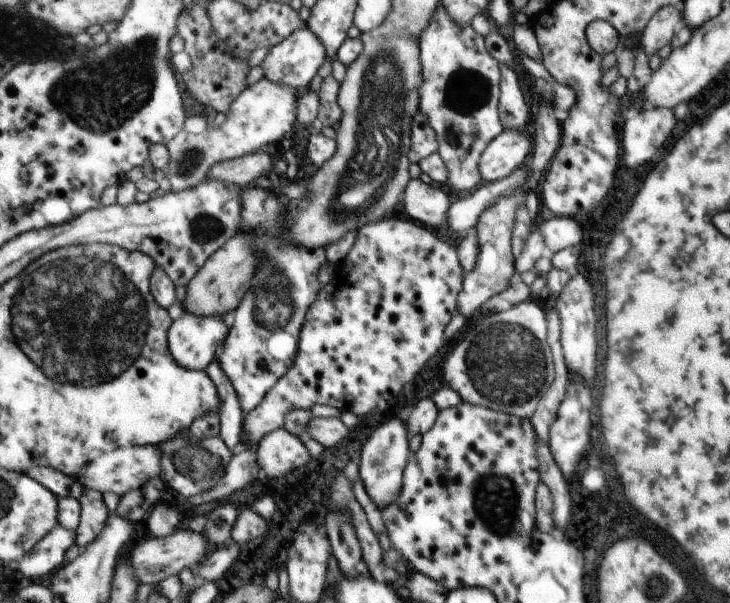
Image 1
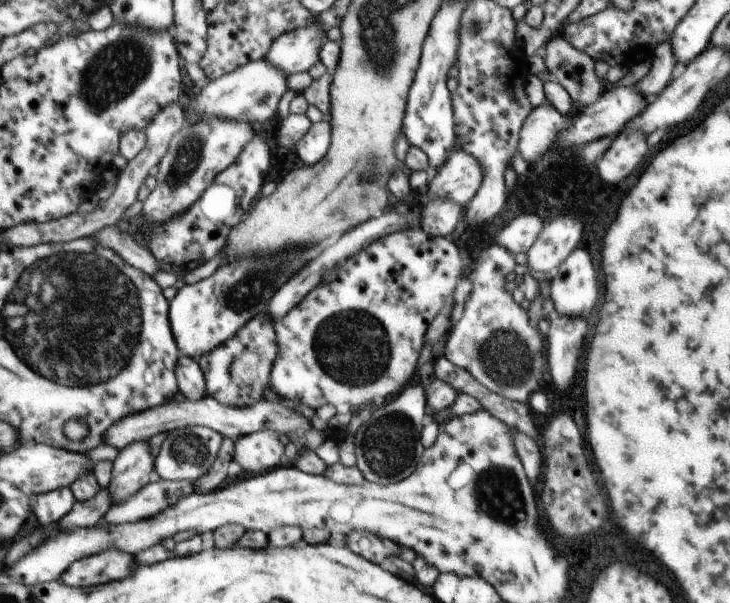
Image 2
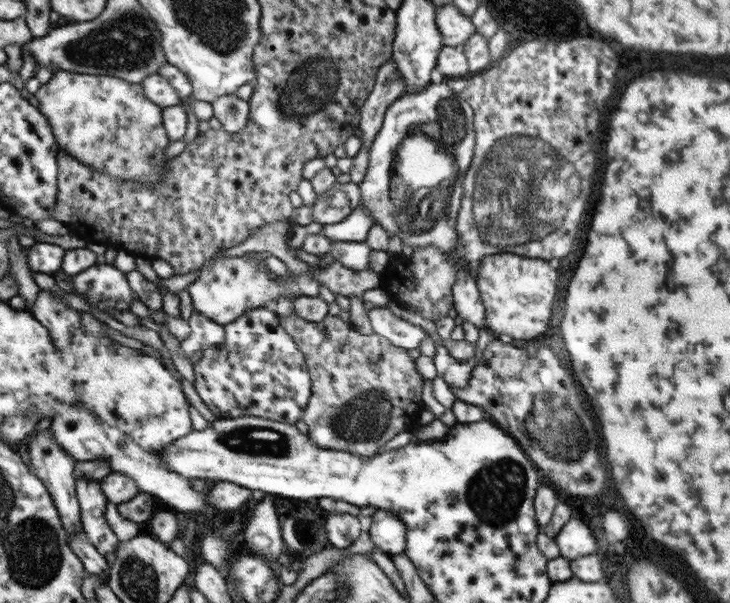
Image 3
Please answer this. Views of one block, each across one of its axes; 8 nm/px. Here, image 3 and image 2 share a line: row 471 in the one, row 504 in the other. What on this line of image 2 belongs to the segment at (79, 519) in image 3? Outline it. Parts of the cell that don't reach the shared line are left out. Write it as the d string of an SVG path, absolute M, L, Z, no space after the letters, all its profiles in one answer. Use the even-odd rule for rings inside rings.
M60 488L54 492L38 496L35 514L42 526L60 523L64 516L68 516L77 503L77 498L72 488Z

